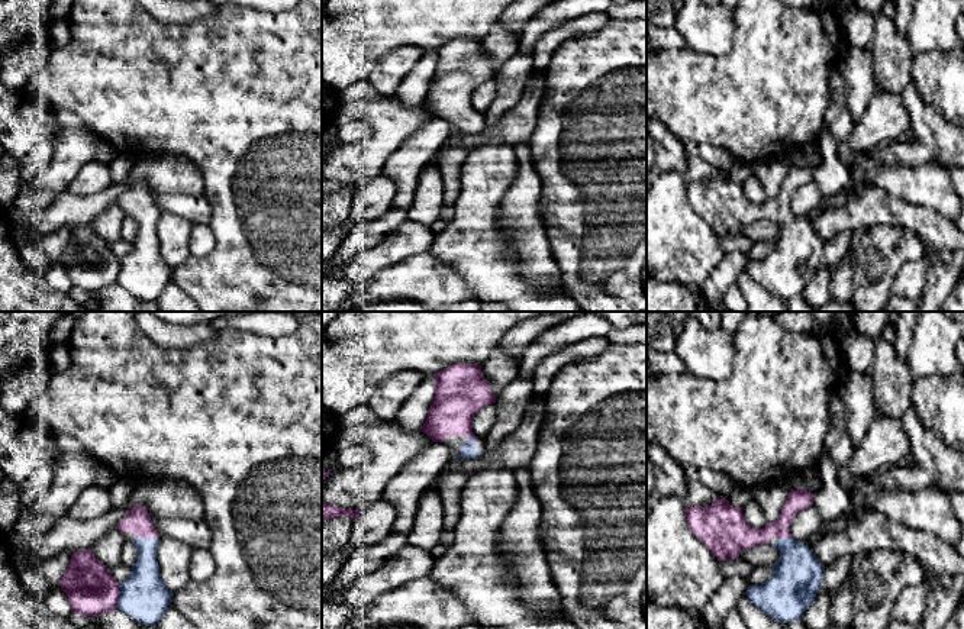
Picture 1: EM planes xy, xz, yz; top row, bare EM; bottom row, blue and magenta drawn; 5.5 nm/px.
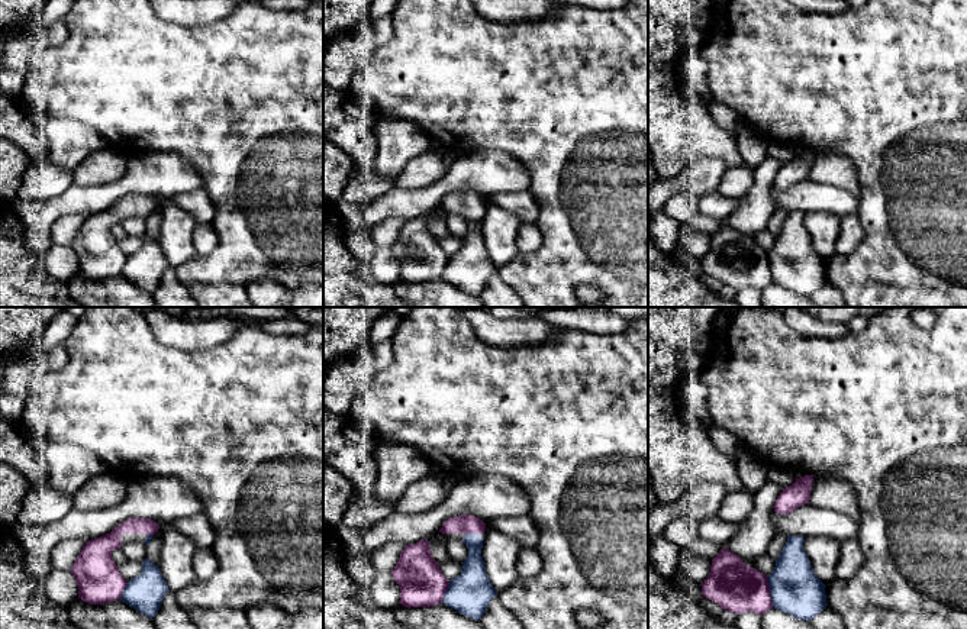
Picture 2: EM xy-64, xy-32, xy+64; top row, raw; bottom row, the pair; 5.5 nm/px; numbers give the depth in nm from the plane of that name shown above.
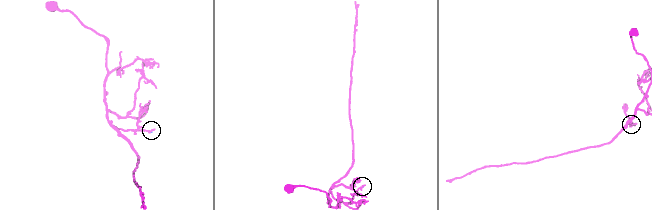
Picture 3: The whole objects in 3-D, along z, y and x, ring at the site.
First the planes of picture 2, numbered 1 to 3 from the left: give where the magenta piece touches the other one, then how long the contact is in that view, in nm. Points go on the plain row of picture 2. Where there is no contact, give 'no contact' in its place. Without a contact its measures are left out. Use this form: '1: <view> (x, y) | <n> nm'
1: xy-64 (123, 265) | 110 nm
2: xy-32 (445, 267) | 140 nm
3: xy+64 (770, 267) | 180 nm

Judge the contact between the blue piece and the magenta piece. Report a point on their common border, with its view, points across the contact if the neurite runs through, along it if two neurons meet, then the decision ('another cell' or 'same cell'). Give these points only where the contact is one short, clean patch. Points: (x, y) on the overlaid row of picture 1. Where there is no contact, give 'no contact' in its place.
contact xy (119, 596); same cell

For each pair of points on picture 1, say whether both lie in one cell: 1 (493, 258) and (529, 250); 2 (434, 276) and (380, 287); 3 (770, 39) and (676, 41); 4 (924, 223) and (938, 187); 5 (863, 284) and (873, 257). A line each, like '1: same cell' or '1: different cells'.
1: different cells
2: same cell
3: different cells
4: different cells
5: same cell

